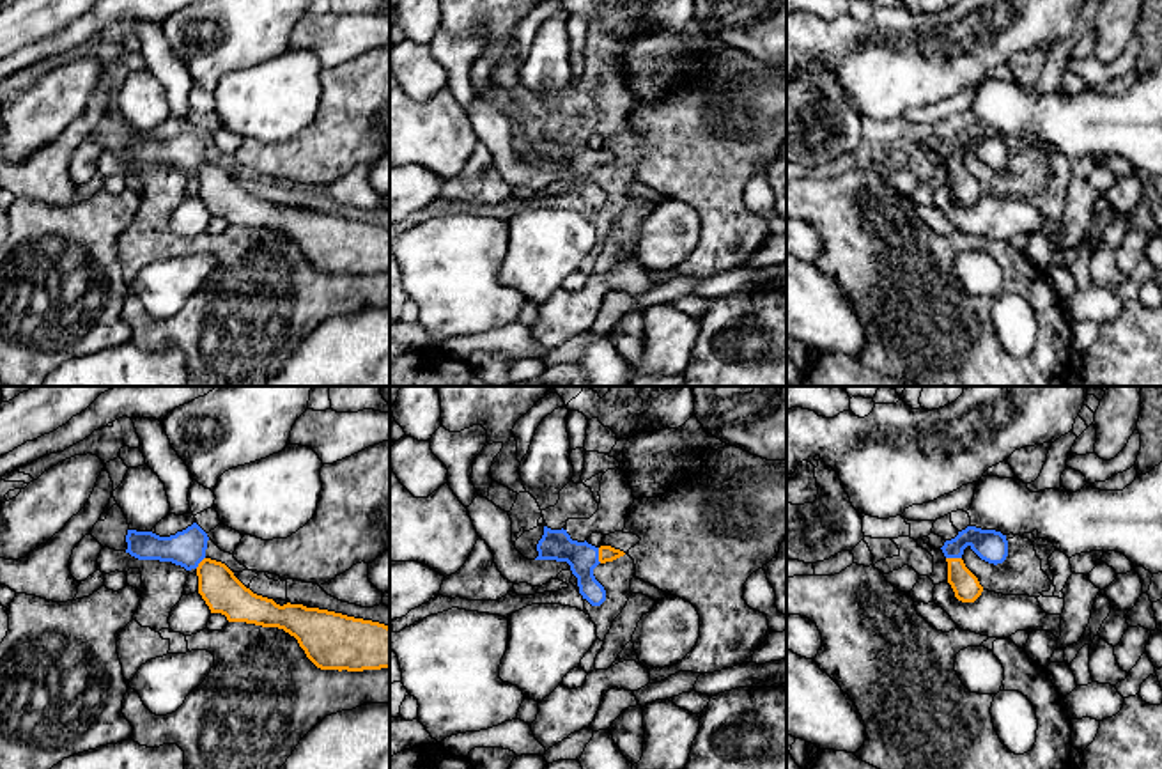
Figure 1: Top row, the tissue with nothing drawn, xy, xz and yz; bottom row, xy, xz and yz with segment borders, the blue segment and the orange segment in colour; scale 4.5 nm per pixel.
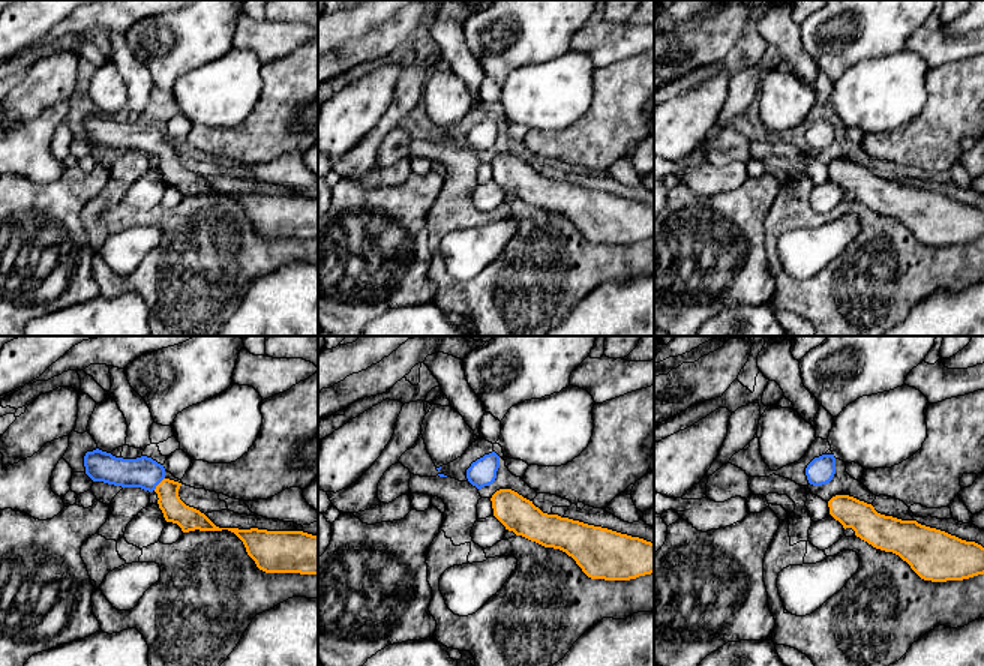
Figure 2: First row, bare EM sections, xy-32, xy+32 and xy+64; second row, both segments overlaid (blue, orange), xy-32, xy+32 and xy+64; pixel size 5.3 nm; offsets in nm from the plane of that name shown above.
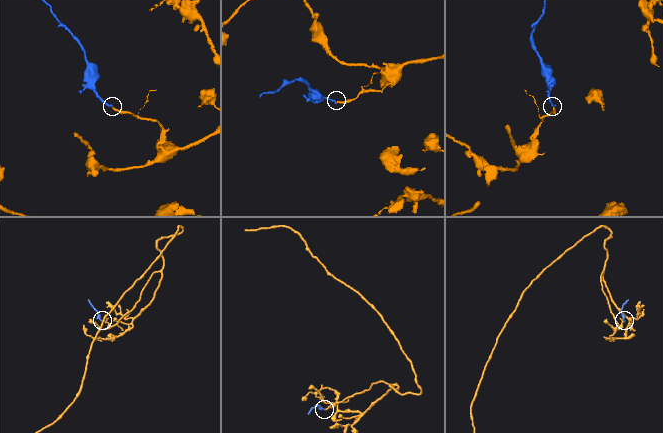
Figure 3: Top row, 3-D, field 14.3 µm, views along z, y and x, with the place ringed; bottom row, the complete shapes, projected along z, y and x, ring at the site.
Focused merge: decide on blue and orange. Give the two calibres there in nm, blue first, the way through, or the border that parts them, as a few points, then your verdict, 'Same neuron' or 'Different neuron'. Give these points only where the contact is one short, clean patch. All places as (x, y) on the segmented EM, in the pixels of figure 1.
Thickness 140 nm (blue) against 80 nm. Path across: xz (555, 544), (578, 555), (597, 555), (606, 553). Same neuron

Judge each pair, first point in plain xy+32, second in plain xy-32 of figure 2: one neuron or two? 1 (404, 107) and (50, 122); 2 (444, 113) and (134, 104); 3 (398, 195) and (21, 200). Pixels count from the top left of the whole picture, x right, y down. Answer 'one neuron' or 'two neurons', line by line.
1: one neuron
2: two neurons
3: one neuron

